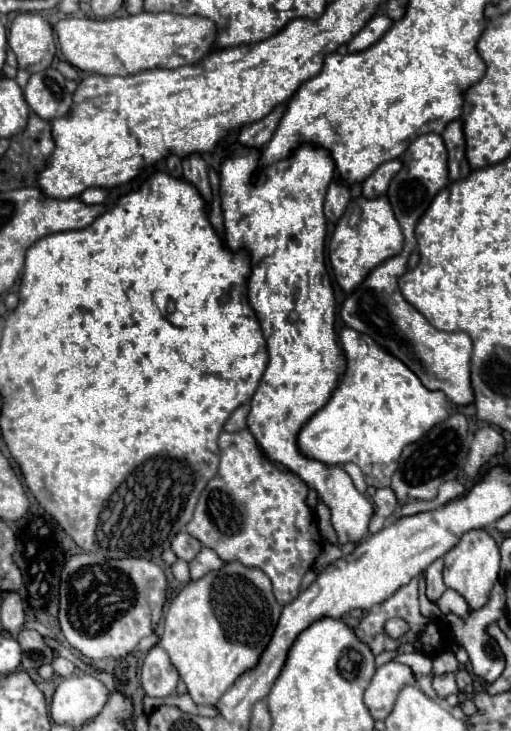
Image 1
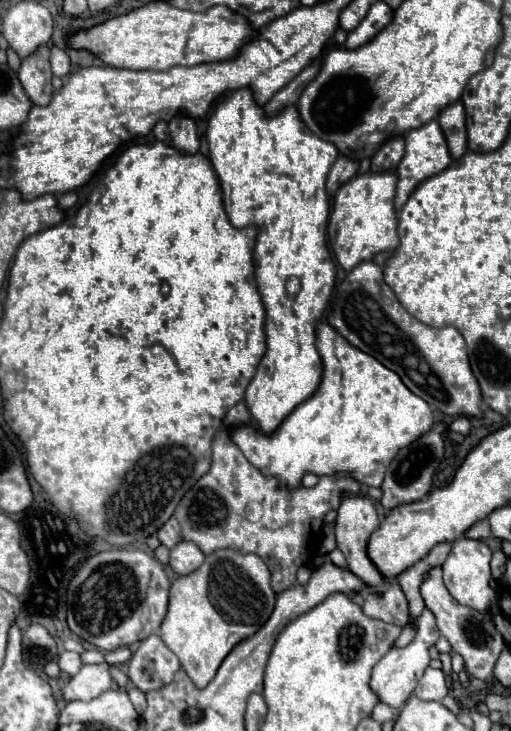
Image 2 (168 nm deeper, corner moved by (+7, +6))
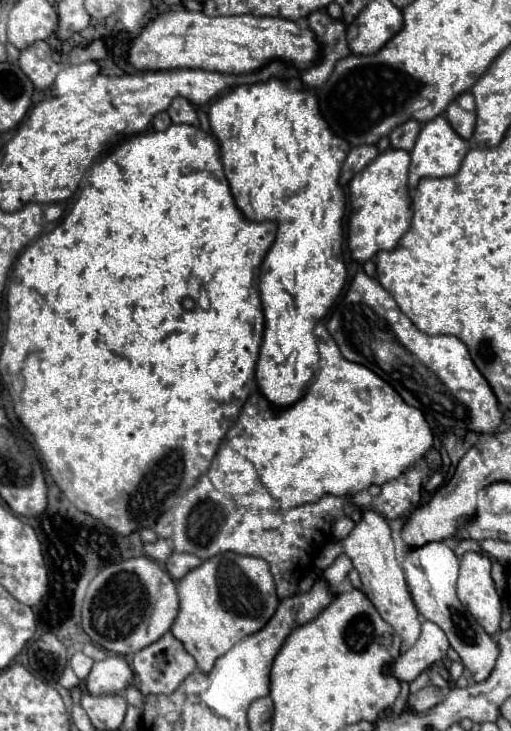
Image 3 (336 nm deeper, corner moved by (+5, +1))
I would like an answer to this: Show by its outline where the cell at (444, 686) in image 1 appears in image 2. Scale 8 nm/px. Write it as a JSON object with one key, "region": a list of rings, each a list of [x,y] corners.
{"region":[[[427,668],[423,678],[419,680],[417,688],[413,690],[413,694],[421,700],[443,700],[447,696],[447,682],[445,682],[445,674],[441,670],[435,668]]]}

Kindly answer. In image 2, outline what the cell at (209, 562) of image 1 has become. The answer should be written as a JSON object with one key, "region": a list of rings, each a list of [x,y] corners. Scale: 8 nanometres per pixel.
{"region":[[[179,542],[173,550],[171,550],[171,558],[169,558],[169,566],[175,574],[189,574],[193,570],[197,570],[205,560],[205,554],[197,548],[197,544],[189,544],[189,542]]]}

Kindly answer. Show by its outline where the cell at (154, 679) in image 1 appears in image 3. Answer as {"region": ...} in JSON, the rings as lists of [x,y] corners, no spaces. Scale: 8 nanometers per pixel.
{"region":[[[163,635],[159,641],[147,645],[145,649],[137,651],[133,655],[133,661],[131,661],[131,669],[135,673],[135,681],[137,681],[137,689],[143,693],[143,695],[159,695],[159,693],[173,693],[181,681],[195,669],[195,661],[193,657],[181,647],[181,643],[171,635]]]}

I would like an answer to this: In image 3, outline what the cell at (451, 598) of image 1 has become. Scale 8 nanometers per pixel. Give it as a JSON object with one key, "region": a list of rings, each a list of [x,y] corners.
{"region":[[[423,621],[417,643],[405,653],[401,653],[391,665],[387,665],[385,673],[395,677],[397,681],[411,683],[421,671],[429,669],[435,661],[441,661],[447,655],[447,649],[449,641],[441,627],[431,621]]]}

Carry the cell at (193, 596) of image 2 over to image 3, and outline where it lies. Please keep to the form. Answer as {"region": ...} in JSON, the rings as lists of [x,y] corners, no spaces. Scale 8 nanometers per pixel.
{"region":[[[221,553],[207,559],[199,569],[193,569],[177,583],[177,595],[179,613],[173,621],[171,635],[195,657],[203,673],[209,673],[215,661],[237,641],[263,629],[279,605],[267,561],[237,553]]]}

